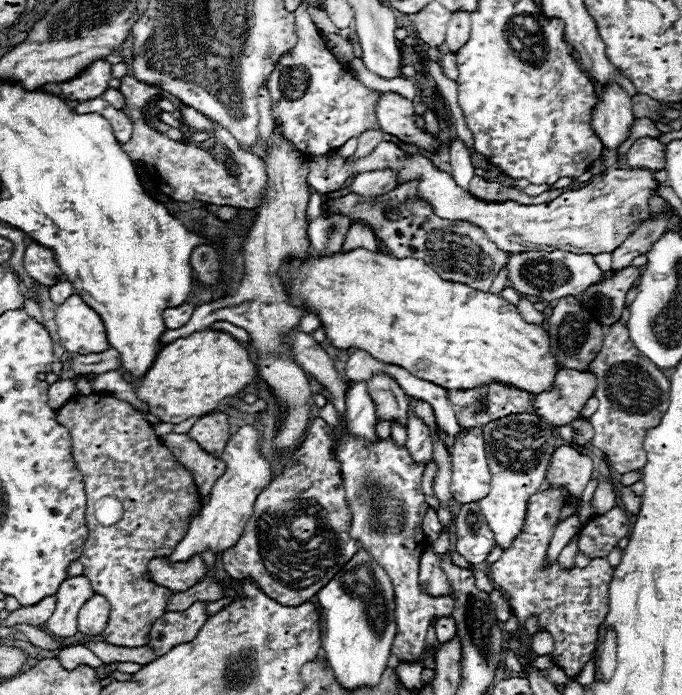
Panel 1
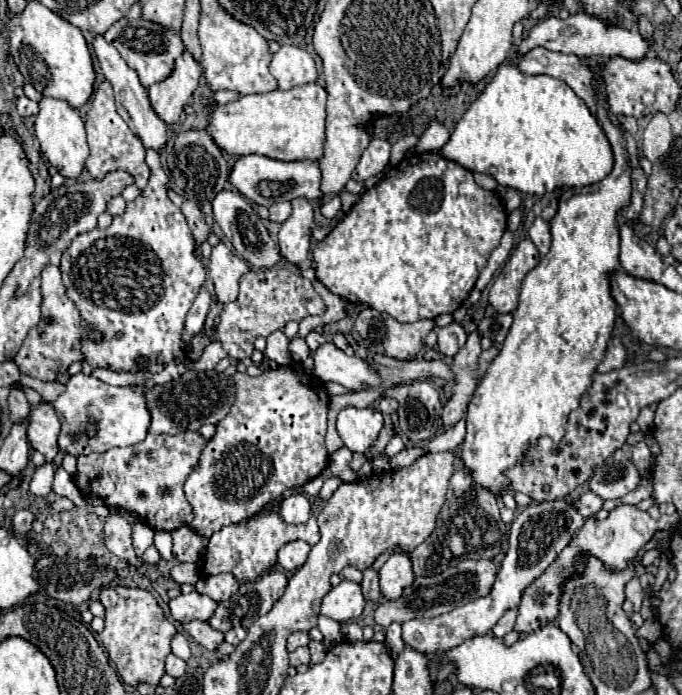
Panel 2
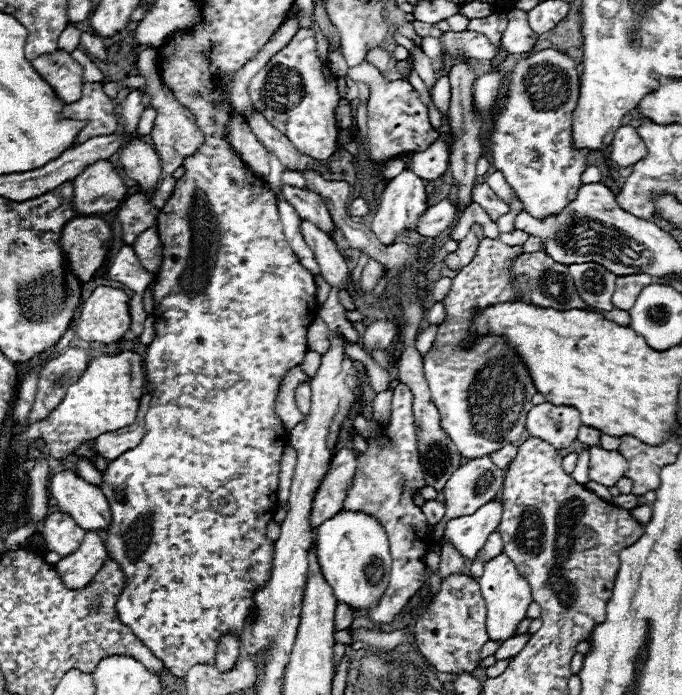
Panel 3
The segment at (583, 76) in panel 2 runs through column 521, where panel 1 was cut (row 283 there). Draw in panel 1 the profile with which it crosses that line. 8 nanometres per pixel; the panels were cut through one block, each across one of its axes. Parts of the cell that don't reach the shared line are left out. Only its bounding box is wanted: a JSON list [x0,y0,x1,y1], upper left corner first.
[50,280,74,306]

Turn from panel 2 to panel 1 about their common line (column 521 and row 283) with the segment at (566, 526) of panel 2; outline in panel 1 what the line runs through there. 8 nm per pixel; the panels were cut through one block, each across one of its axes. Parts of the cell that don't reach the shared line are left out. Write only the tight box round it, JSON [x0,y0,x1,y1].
[508,252,606,302]

